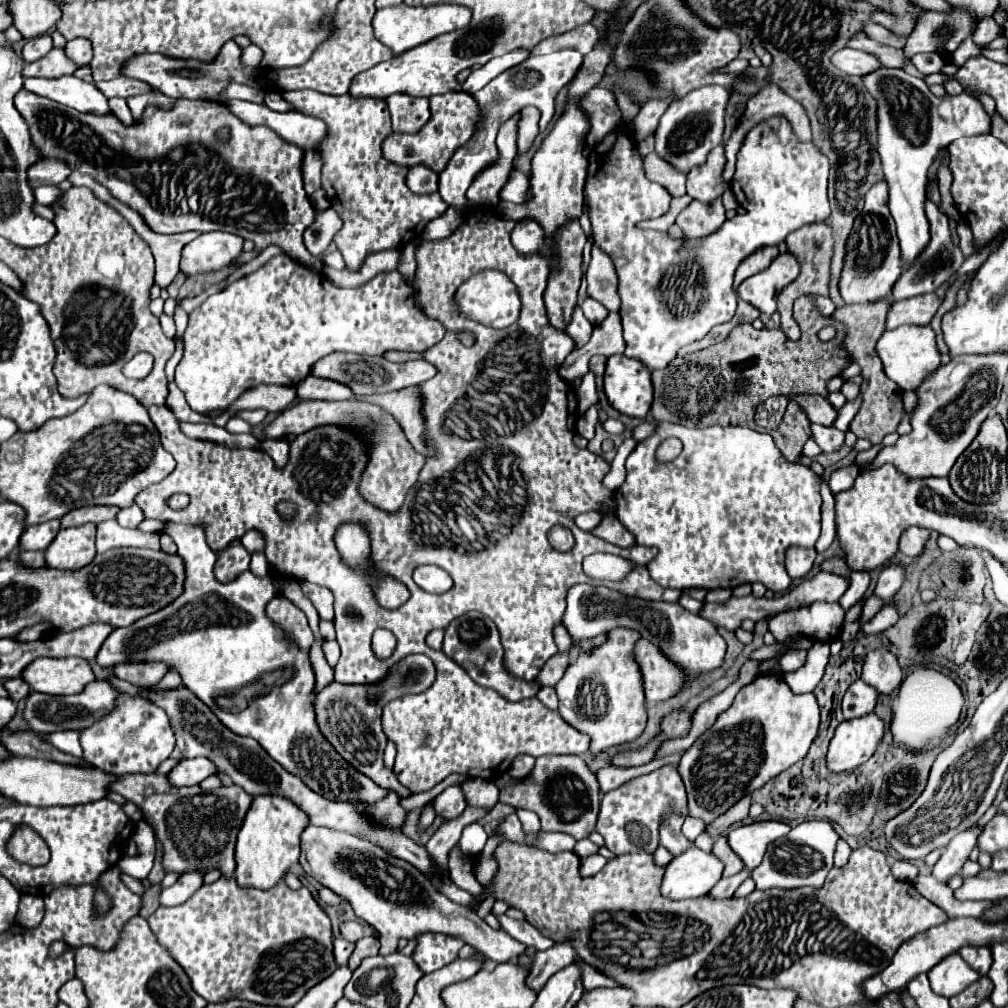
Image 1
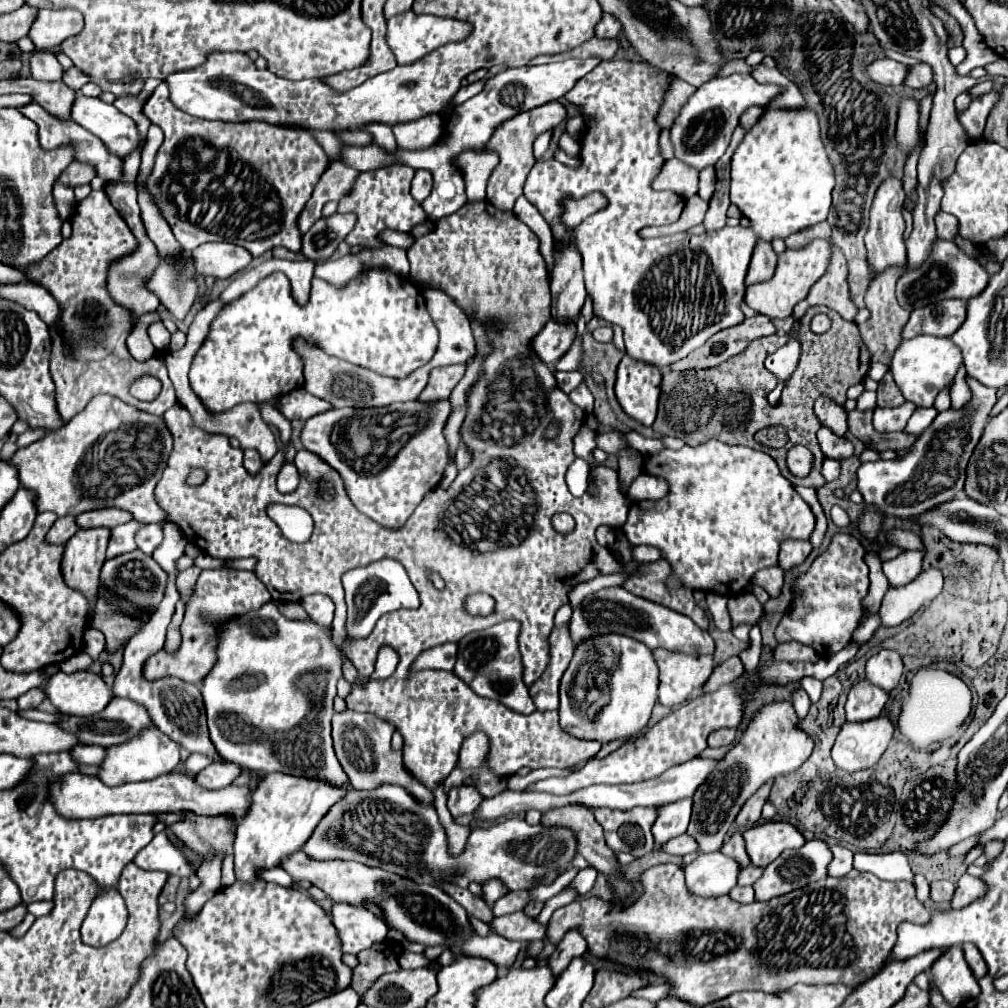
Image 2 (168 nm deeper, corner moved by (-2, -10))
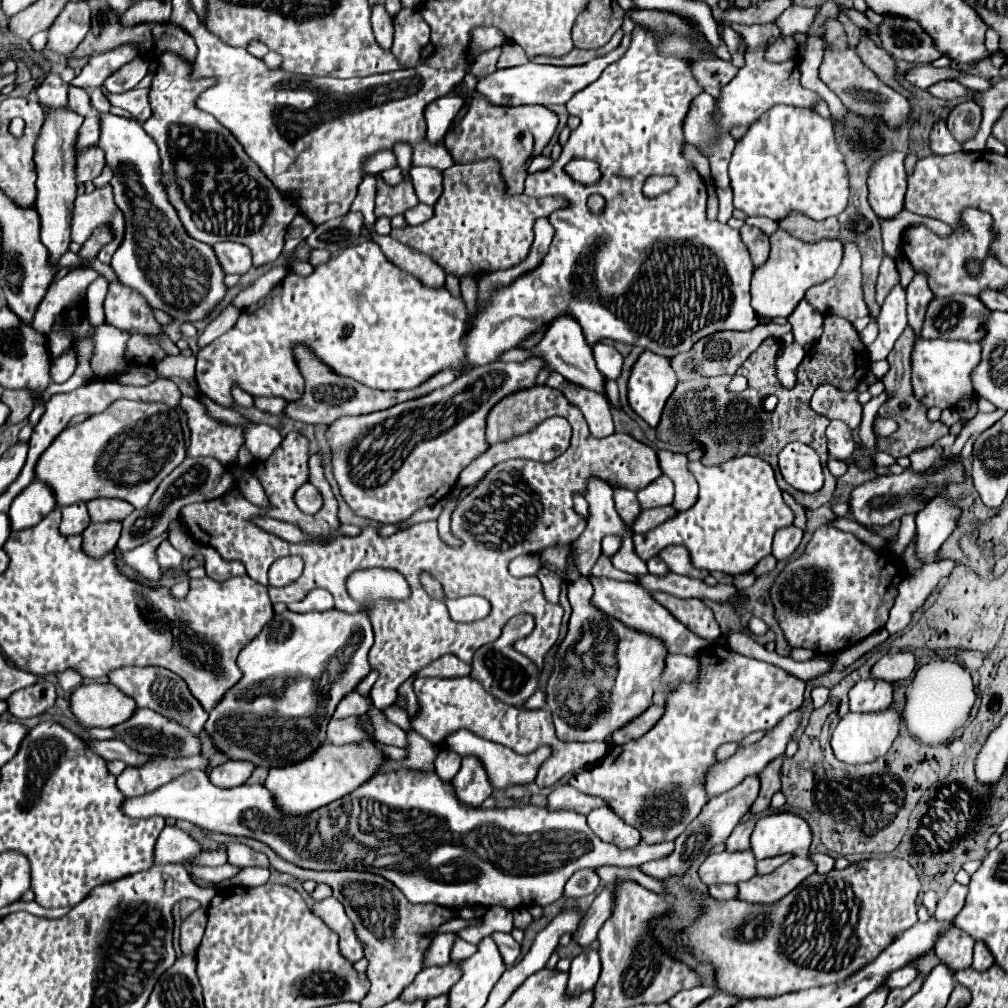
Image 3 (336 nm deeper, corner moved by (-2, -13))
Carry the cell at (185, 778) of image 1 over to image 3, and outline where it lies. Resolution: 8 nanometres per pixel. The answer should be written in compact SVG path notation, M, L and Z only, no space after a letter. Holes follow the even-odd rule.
M229 760L221 766L215 766L209 774L209 780L221 788L241 786L247 782L247 778L253 774L255 768L257 768L255 764L245 762L245 760Z

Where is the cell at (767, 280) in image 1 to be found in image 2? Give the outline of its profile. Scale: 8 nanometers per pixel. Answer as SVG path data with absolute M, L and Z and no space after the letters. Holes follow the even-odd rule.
M815 239L805 249L799 249L799 251L789 251L787 249L779 257L777 271L769 281L763 281L763 283L747 287L745 303L751 309L755 309L757 313L767 315L769 319L785 319L785 317L789 317L793 313L793 307L801 299L807 297L811 285L825 273L827 261L829 261L829 243L823 241L823 239Z

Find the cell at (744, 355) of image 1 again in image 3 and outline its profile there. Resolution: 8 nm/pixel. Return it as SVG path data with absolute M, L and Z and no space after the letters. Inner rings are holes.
M827 316L825 330L819 342L807 352L803 362L799 364L795 372L795 386L785 388L775 372L775 358L779 352L779 340L767 338L737 370L737 374L745 376L749 380L749 388L741 394L727 392L727 382L731 376L717 376L717 378L697 378L691 382L679 382L675 392L665 404L661 422L657 424L657 438L663 442L697 442L703 444L705 454L701 458L703 464L715 466L723 464L723 460L735 458L735 456L759 456L767 460L773 470L777 482L781 482L779 466L777 466L777 454L781 448L785 448L791 440L799 440L815 448L815 452L821 456L823 472L825 472L825 486L815 494L803 494L797 490L789 490L789 494L803 504L805 510L815 510L823 504L829 504L835 490L835 476L827 470L827 438L825 428L829 424L827 418L821 418L817 412L811 410L809 400L813 392L821 384L833 384L845 392L853 390L857 382L867 374L869 368L869 356L867 348L859 340L857 330L851 326L849 320L843 320L839 316ZM775 394L779 398L777 408L773 412L763 410L763 400Z

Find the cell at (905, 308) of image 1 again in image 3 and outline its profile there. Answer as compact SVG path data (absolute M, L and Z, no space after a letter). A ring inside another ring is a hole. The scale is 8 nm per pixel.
M955 294L949 298L931 300L923 324L921 338L947 338L947 340L983 340L983 322L989 308L979 296Z

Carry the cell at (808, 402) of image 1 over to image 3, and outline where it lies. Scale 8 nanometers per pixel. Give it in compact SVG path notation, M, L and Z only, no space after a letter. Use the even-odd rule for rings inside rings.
M819 386L811 398L811 408L829 418L829 420L841 420L849 424L849 428L859 428L861 416L863 416L863 406L857 400L859 392L843 392L835 386Z

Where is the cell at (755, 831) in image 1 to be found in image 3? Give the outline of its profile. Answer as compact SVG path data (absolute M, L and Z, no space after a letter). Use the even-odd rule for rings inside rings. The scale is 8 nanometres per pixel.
M791 812L763 816L751 836L751 850L757 860L773 858L779 854L807 852L811 846L809 824Z

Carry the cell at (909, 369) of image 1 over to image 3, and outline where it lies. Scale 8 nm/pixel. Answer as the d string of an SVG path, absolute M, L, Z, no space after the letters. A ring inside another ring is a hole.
M919 338L911 352L913 366L913 394L927 408L957 408L959 400L975 396L971 372L981 360L981 344L965 340L923 340Z

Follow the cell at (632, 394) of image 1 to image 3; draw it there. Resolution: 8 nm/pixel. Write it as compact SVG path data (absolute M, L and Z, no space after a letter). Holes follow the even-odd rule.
M645 350L633 366L629 378L629 404L649 424L657 426L667 398L677 386L671 360Z

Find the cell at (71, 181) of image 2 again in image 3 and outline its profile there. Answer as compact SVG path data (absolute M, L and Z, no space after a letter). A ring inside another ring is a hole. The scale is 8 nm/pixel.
M99 146L87 148L87 152L81 152L77 158L77 180L79 184L89 182L99 176L99 172L105 166L105 156Z

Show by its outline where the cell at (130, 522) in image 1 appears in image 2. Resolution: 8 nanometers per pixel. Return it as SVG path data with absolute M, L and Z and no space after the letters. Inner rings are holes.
M145 523L143 529L139 529L139 533L135 533L135 543L137 543L137 547L139 547L143 553L147 553L147 555L153 553L153 549L161 543L161 539L163 539L161 525Z

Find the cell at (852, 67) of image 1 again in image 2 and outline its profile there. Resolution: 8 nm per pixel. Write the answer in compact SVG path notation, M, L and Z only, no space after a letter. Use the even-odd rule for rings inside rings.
M877 59L865 67L865 75L879 85L901 85L907 75L907 67L893 59Z

